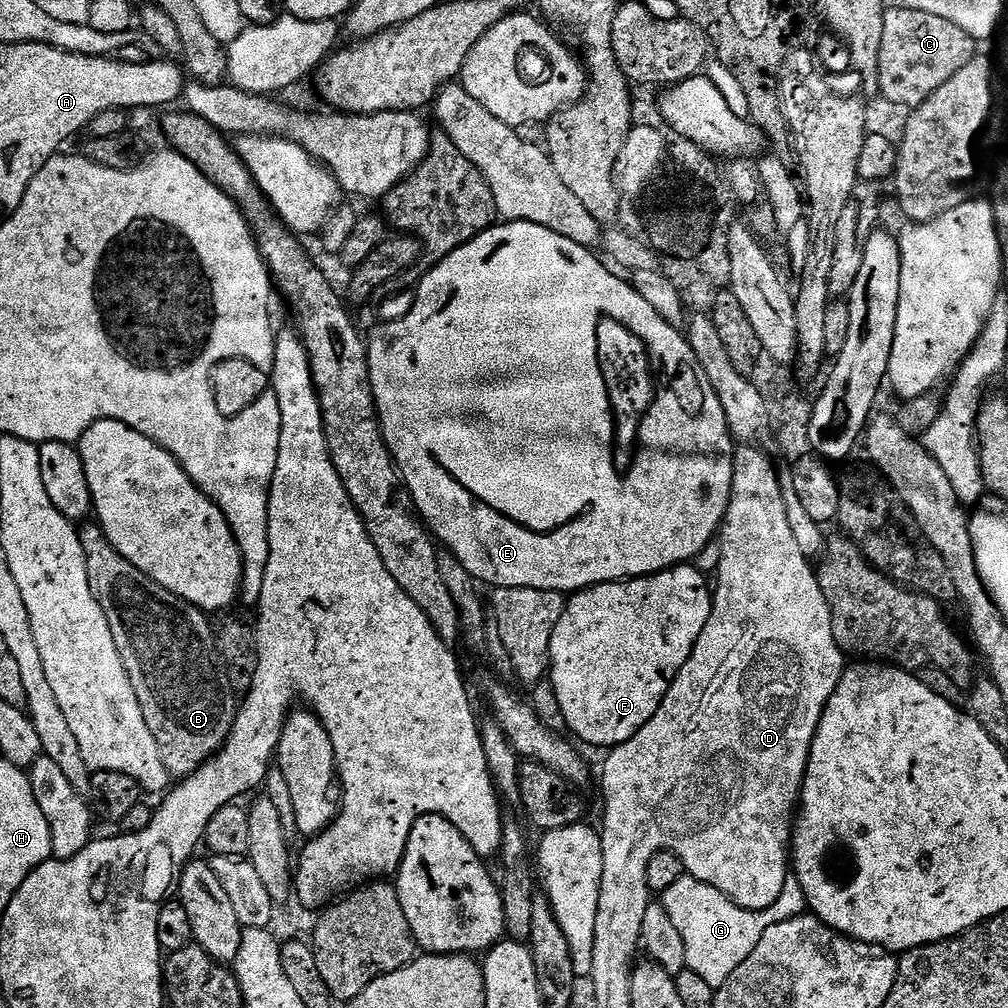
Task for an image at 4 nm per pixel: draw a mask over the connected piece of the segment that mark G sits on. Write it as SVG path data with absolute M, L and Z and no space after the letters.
M687 874L678 878L670 890L662 893L662 903L678 934L682 934L682 942L686 945L687 968L706 978L706 982L710 982L715 989L722 987L726 978L730 978L730 974L734 974L734 970L738 970L738 966L742 966L742 962L754 954L754 946L762 942L762 934L766 934L770 926L803 916L806 912L804 891L794 874L786 878L778 902L766 910L746 910L726 898L726 894L714 890L714 886Z

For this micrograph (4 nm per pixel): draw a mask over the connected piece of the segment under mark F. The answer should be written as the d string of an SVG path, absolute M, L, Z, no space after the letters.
M686 563L655 572L652 576L596 584L567 597L562 618L558 618L558 626L554 626L548 662L554 694L558 694L558 706L562 706L562 714L568 723L567 731L573 732L571 735L581 745L593 744L596 748L611 750L634 738L634 734L654 718L678 670L686 666L694 642L698 642L698 634L702 634L710 618L712 593L709 577Z

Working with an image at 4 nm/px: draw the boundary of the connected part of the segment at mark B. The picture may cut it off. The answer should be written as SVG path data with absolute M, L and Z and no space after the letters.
M85 523L79 534L82 554L86 554L86 578L90 578L90 590L98 606L102 606L102 614L106 614L110 634L114 634L114 646L118 646L122 666L130 678L130 686L134 686L138 706L142 706L142 718L146 718L146 726L150 726L150 734L154 734L154 742L158 742L169 777L188 776L224 747L236 720L238 704L232 701L233 693L224 679L222 665L216 655L213 625L208 625L209 617L199 608L158 586L158 582L126 562L126 558L114 550L99 523Z

